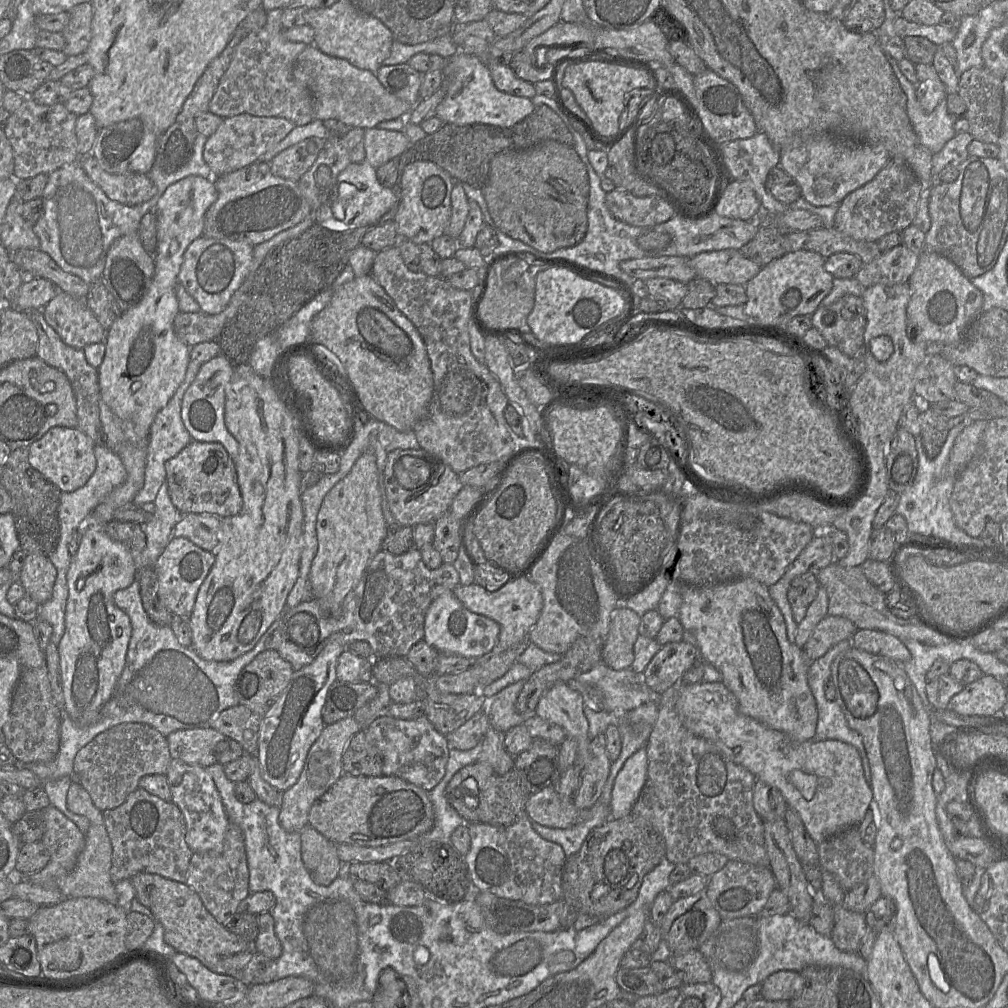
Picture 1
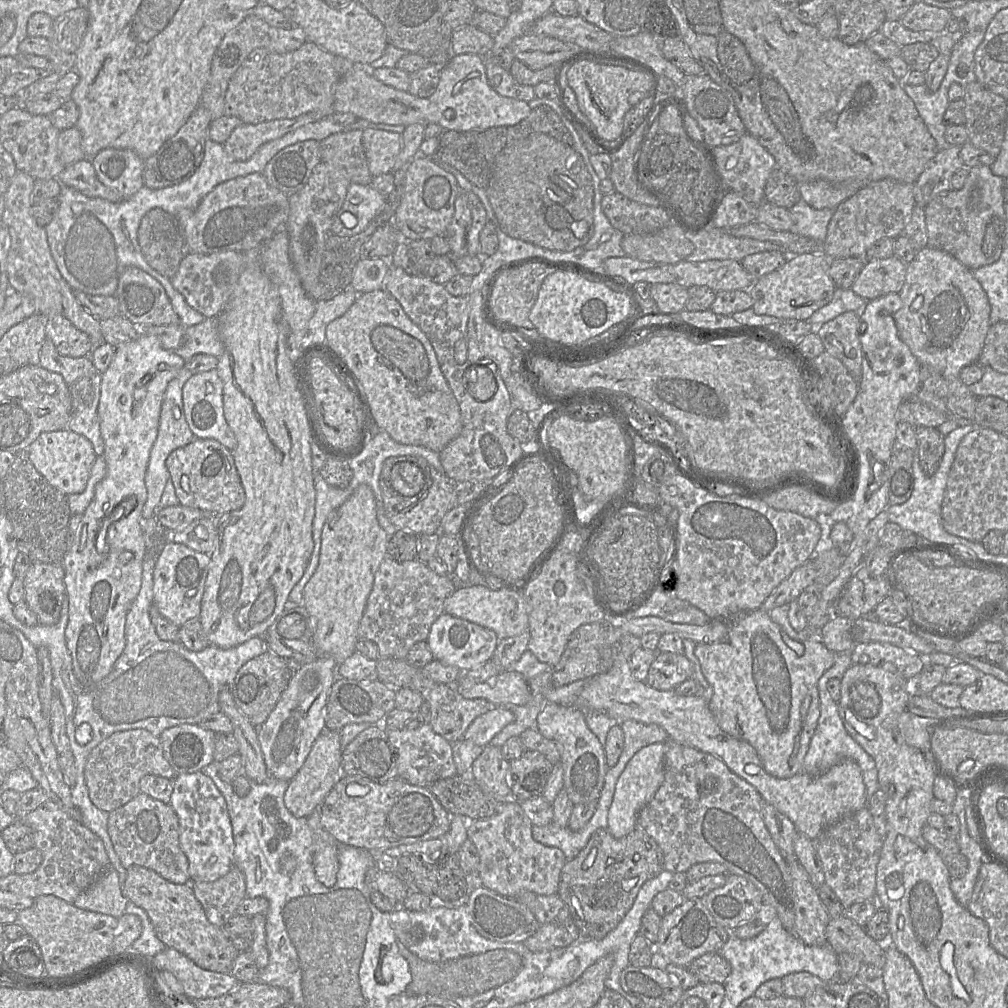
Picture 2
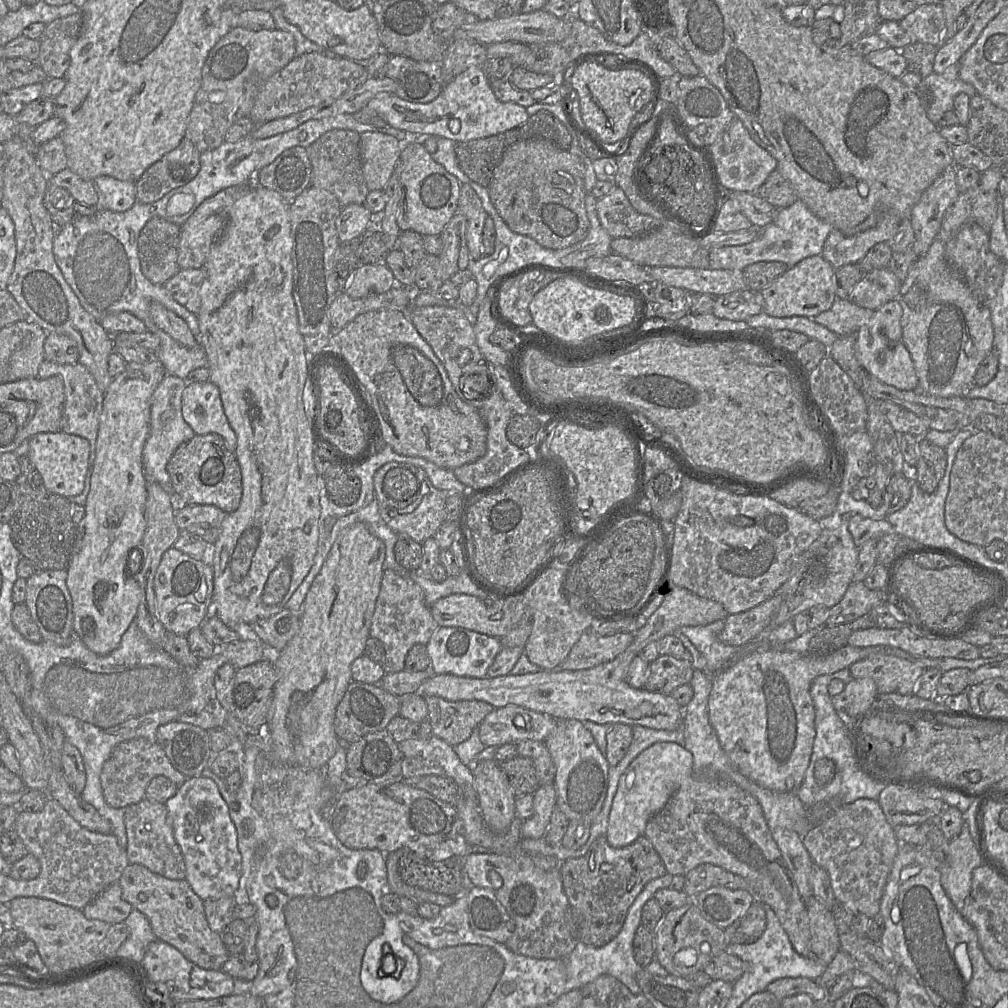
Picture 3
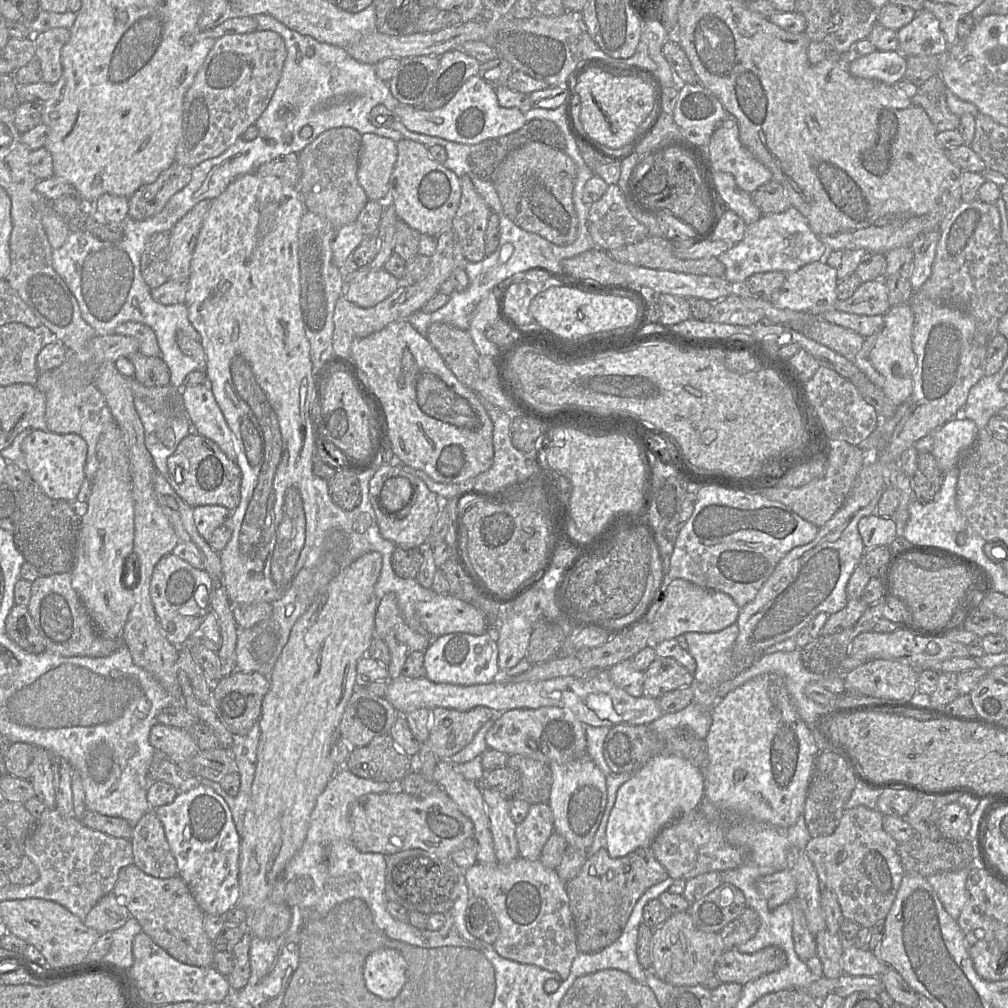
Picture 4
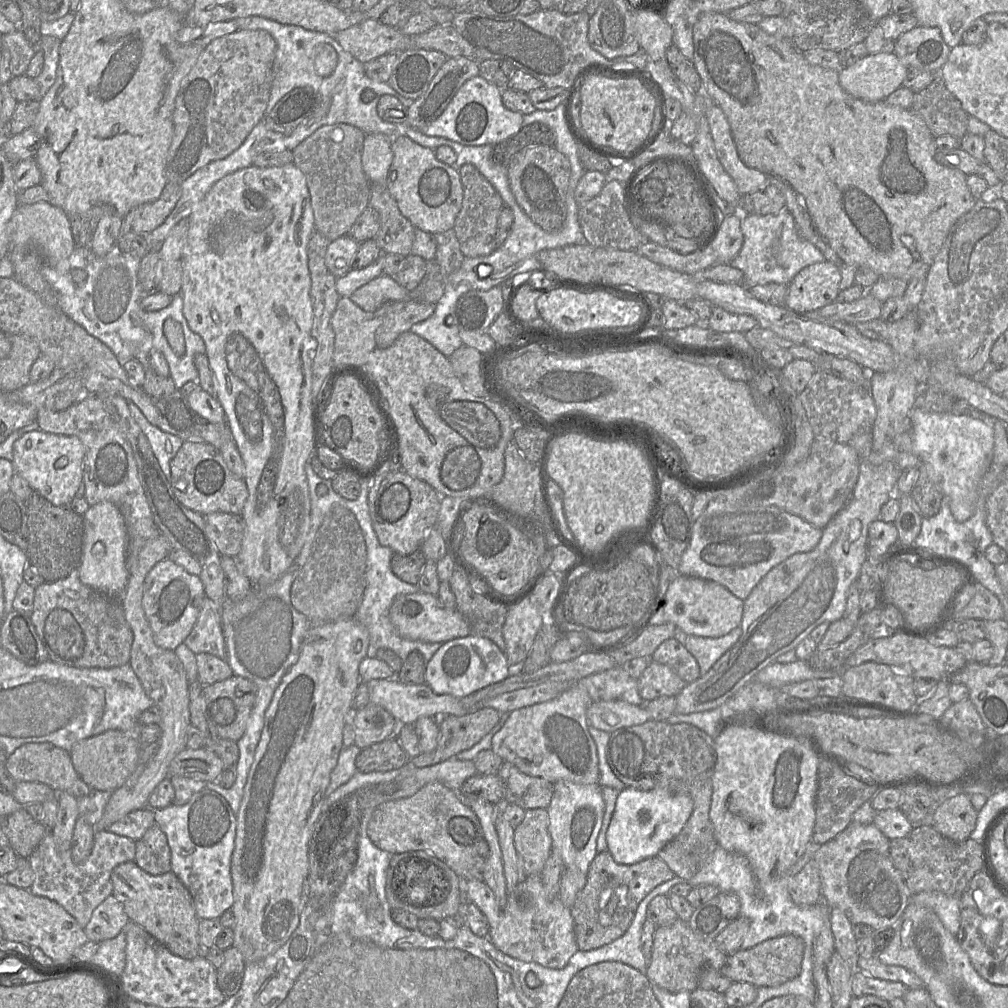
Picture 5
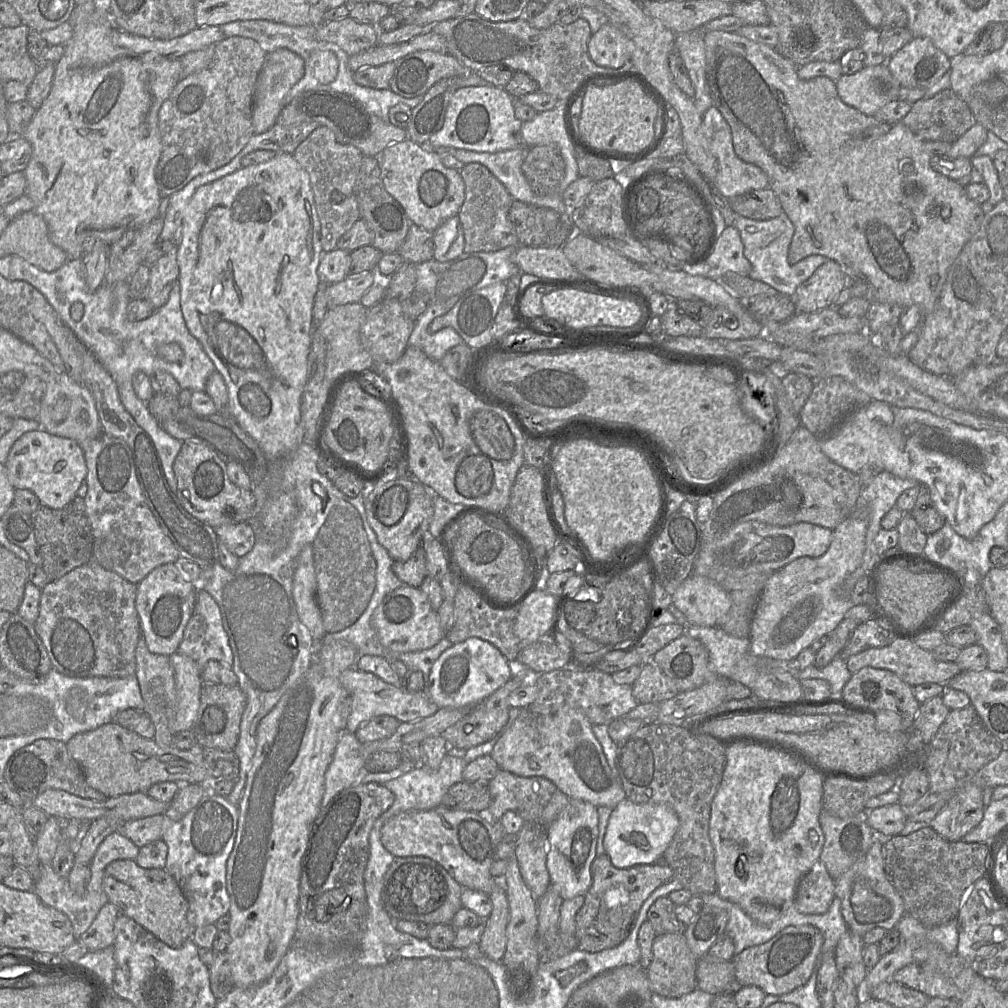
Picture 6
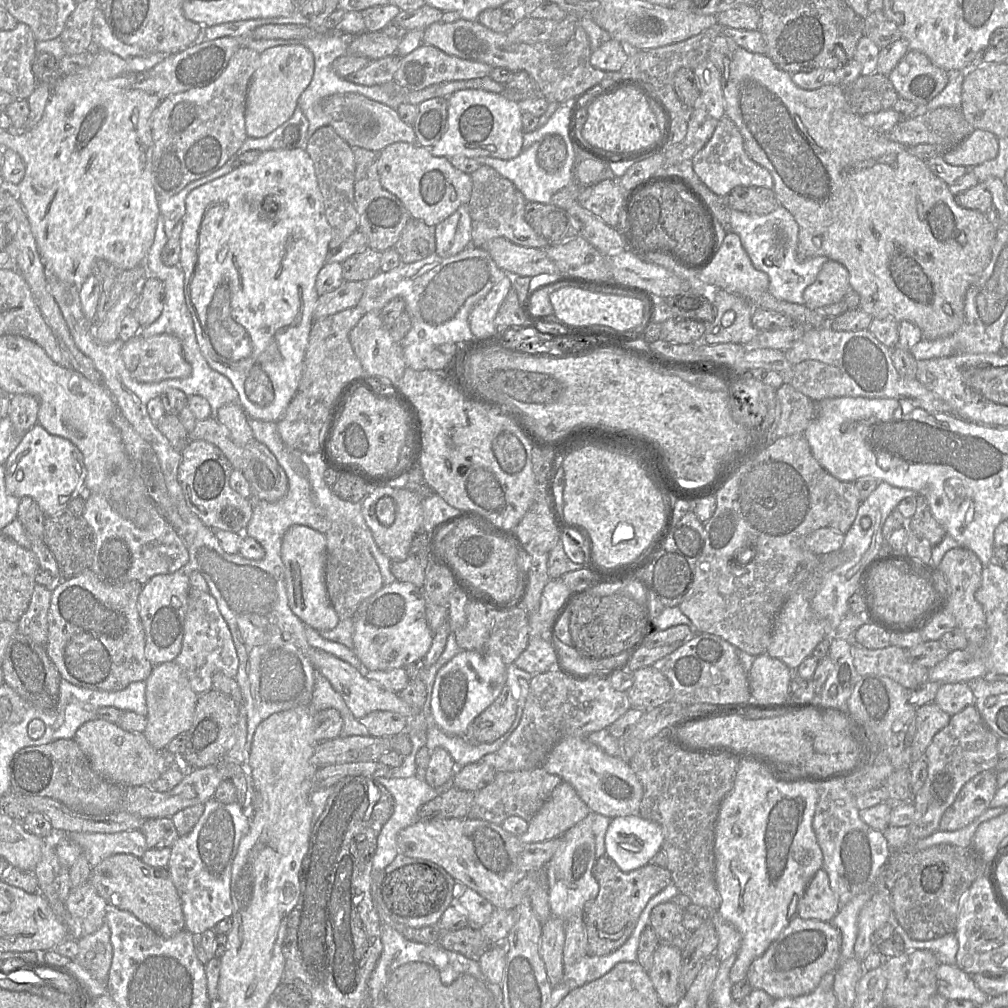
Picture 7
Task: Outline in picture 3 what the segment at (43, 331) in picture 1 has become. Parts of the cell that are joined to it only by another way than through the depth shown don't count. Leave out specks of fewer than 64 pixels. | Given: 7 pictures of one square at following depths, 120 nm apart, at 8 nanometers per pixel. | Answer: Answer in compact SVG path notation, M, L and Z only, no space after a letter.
M44 360L38 371L38 378L46 379L52 376L61 376L64 382L65 400L60 429L67 434L78 435L89 441L89 471L93 468L96 457L96 442L100 416L103 410L104 393L99 389L89 370L79 362L75 364L58 364Z

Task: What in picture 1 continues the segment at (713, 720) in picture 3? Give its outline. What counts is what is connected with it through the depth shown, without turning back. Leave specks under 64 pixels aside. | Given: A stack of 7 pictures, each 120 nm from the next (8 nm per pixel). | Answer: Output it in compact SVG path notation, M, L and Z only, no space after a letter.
M741 578L729 582L702 587L690 586L682 583L679 584L681 586L680 595L682 597L682 605L680 607L677 619L680 620L685 630L691 632L695 636L701 650L701 655L721 673L722 683L736 697L740 712L759 721L767 727L784 732L797 742L812 740L816 733L818 719L815 698L808 684L808 670L813 660L809 660L807 658L803 648L798 647L795 643L792 643L788 640L786 624L783 615L771 598L768 587L752 578Z

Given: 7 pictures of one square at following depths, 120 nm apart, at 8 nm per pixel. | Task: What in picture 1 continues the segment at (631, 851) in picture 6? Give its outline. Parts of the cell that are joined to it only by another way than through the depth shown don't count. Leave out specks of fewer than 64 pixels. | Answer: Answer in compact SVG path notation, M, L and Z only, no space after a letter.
M646 747L640 748L625 761L614 780L610 802L612 819L621 819L631 814L646 782L647 768Z

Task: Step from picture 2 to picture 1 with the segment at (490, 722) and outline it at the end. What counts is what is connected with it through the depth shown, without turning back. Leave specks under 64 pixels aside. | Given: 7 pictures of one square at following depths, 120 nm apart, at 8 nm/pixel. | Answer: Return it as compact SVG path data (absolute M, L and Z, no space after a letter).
M478 712L455 731L446 735L449 749L467 751L474 748L484 738L490 728L485 712Z

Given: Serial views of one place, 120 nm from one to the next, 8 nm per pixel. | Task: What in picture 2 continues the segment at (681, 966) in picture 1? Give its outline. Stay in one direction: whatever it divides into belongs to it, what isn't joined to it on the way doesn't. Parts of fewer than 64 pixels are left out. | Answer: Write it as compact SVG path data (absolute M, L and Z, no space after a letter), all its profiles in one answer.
M706 953L693 960L687 969L696 976L700 983L721 983L731 973L730 963L719 953Z

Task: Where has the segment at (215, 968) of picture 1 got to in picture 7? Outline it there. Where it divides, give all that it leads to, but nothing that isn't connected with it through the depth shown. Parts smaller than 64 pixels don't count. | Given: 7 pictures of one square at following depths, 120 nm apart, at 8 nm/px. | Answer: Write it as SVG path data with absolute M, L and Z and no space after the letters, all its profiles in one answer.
M114 854L91 868L88 880L109 908L132 913L164 938L185 929L182 902L167 867L152 867L132 854Z

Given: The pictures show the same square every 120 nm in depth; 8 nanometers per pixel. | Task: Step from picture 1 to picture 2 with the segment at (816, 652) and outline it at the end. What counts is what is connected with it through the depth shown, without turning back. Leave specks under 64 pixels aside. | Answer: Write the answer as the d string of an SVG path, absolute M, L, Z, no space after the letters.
M833 616L820 629L818 639L834 653L850 652L854 646L853 623L849 618Z

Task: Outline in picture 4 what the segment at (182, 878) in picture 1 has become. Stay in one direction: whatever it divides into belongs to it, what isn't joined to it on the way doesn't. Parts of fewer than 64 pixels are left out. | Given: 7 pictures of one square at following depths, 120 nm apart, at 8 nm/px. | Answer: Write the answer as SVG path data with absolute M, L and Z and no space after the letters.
M153 809L137 822L130 842L133 864L144 873L161 879L178 875L177 863L166 839L164 827Z

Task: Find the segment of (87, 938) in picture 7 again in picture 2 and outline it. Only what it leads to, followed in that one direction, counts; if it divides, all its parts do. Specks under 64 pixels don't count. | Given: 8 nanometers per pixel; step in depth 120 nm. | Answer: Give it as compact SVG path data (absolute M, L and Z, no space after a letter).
M110 865L72 904L80 909L121 917L126 913L128 899L123 895L120 873Z

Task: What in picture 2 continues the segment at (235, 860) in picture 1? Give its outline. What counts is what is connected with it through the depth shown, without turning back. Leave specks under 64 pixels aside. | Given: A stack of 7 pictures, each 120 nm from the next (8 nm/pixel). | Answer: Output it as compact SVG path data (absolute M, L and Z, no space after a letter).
M236 865L215 881L190 884L208 920L218 927L223 927L236 914L238 906L247 897L245 876Z

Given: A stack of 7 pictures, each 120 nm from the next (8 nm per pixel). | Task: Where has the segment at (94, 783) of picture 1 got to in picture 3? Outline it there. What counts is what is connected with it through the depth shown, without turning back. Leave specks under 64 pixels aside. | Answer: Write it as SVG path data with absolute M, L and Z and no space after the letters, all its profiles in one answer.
M134 738L118 744L104 763L100 781L103 796L107 804L113 808L124 808L143 800L149 782L157 776L164 776L178 787L187 779L171 764L164 750L157 742L145 738Z

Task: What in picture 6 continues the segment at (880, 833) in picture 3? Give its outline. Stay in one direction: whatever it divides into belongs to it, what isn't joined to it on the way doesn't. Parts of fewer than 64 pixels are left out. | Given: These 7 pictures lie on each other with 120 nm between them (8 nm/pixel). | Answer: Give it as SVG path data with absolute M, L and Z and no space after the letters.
M878 835L878 839L872 844L867 854L853 864L838 879L834 880L835 897L841 900L842 916L849 931L860 937L875 927L880 927L887 931L894 929L905 914L904 901L894 886L887 879L884 871L882 856L883 838L887 837L881 837Z

